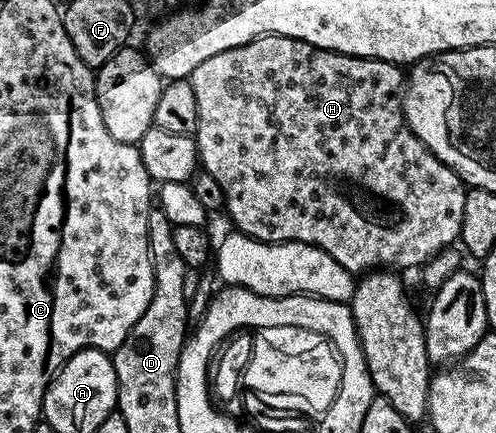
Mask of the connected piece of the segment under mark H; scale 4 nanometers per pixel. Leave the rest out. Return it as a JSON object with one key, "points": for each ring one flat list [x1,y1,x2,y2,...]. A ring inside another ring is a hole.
{"points":[[262,35,248,45,240,45,236,49,216,53,216,57,208,57,204,65,196,65,189,80,196,93,198,110,198,130,192,136,198,148,198,162,201,170,211,174,216,179,216,185,223,190,225,214,230,214,231,221,238,226,235,228,241,234,265,243,311,243,324,249,324,253,336,257,344,269,355,273,398,267,418,269,441,253,443,248,459,242,467,184,452,168,441,163,406,124,406,118,402,116,404,71,399,64,341,55,283,35]]}

